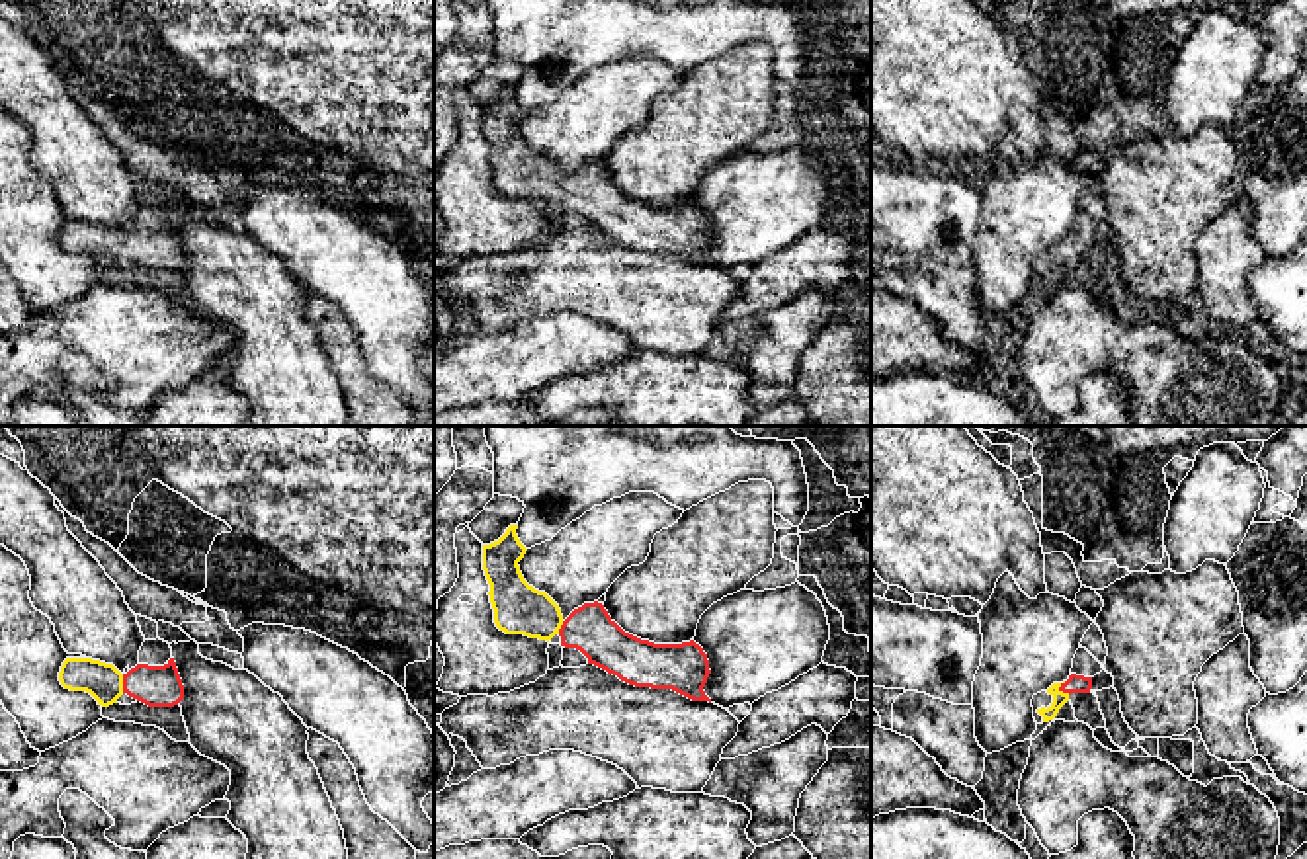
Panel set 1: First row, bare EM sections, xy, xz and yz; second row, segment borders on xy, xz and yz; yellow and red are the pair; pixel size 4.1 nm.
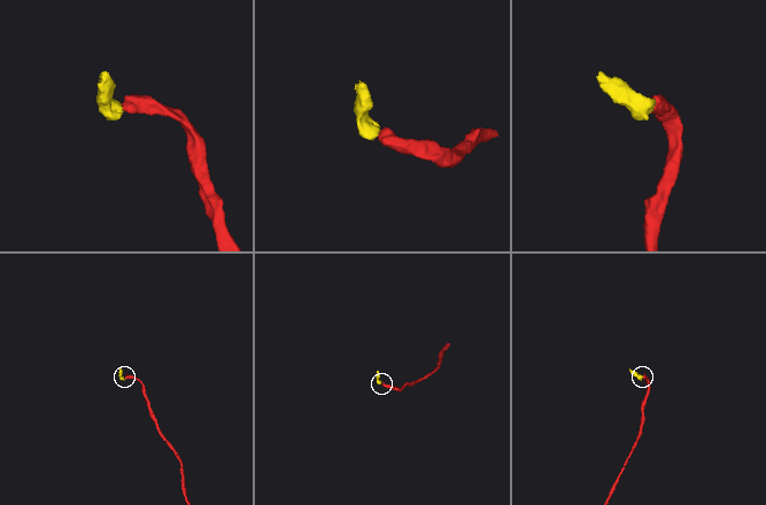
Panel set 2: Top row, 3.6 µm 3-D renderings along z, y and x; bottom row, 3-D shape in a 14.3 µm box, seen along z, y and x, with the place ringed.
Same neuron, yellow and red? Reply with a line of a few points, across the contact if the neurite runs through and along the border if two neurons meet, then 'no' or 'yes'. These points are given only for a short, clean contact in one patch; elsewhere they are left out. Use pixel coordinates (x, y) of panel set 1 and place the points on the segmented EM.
line yz (1059, 697), (1061, 692), (1075, 684); yes

